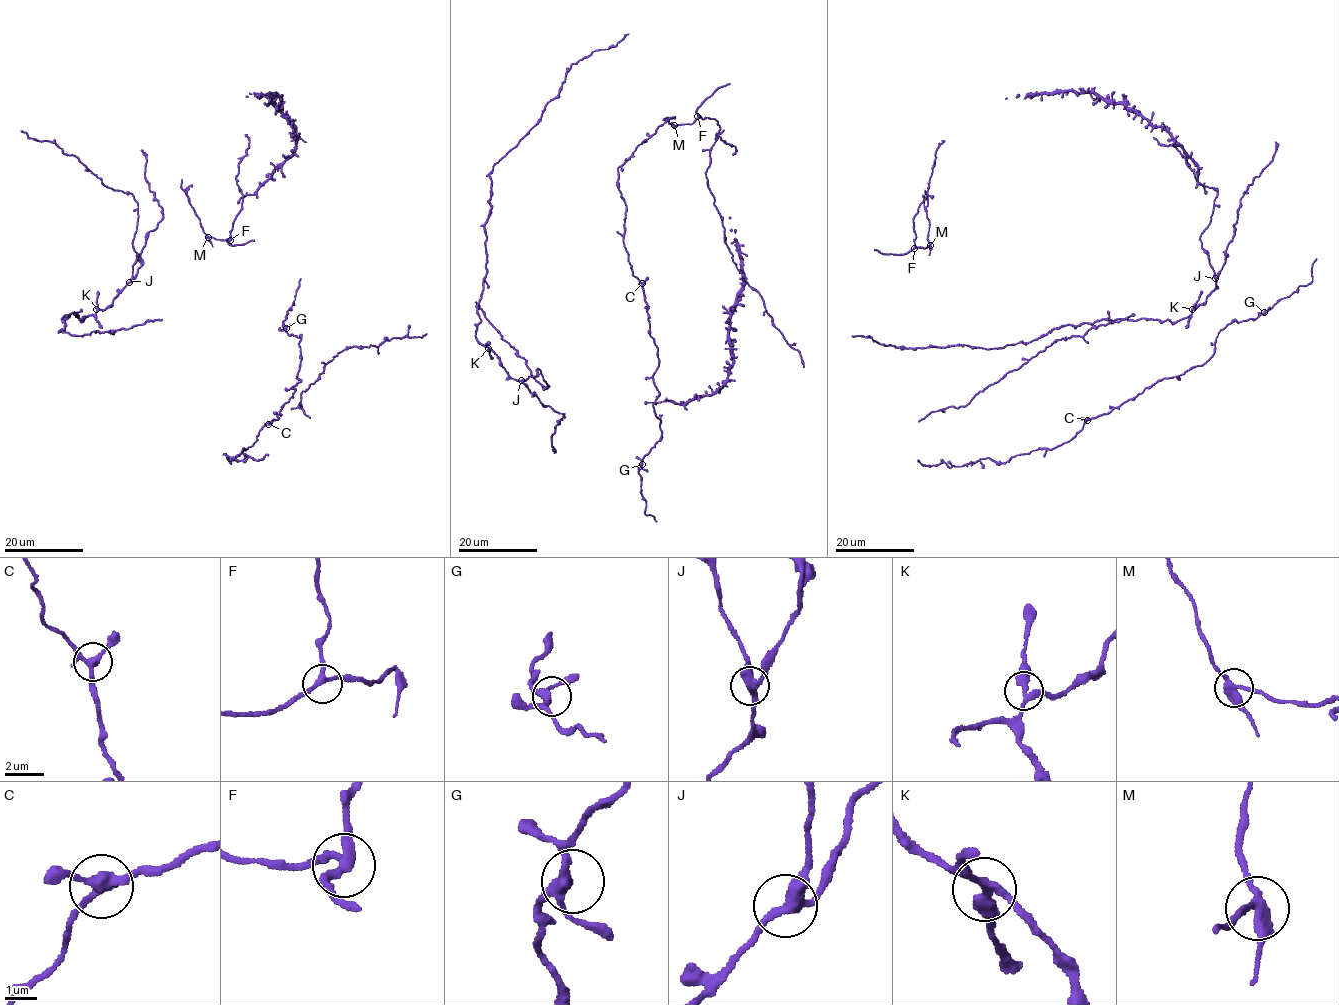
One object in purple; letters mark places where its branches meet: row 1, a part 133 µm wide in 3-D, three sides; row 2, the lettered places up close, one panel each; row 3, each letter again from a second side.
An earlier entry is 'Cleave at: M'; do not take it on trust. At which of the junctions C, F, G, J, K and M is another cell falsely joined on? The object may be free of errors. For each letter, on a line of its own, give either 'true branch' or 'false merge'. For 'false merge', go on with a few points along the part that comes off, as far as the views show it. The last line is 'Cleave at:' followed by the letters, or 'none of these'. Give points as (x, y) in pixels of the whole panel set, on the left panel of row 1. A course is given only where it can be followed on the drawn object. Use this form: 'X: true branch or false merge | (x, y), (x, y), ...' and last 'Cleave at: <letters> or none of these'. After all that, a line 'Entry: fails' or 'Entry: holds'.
C: true branch
F: true branch
G: true branch
J: true branch
K: true branch
M: false merge | (207, 237), (181, 187), (181, 179)
Cleave at: M
Entry: holds

